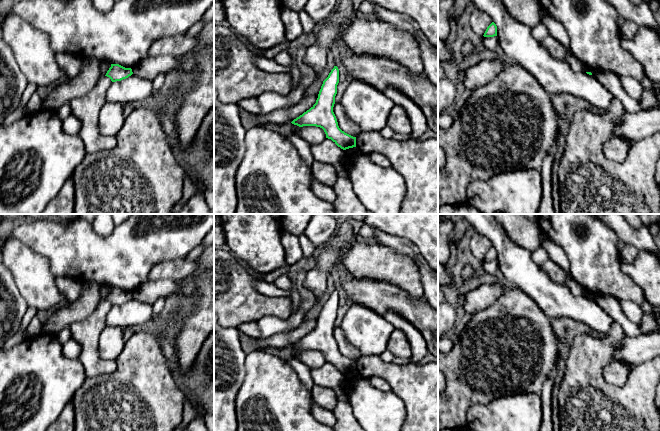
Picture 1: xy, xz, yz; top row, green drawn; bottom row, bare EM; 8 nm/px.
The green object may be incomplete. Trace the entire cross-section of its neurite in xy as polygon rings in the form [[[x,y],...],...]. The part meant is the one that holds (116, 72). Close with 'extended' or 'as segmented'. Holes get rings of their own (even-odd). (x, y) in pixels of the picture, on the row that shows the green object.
[[[111,64],[111,67],[107,71],[106,75],[112,82],[121,81],[128,78],[133,74],[131,68],[125,68],[119,64]]]; as segmented

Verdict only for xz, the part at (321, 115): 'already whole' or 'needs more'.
already whole

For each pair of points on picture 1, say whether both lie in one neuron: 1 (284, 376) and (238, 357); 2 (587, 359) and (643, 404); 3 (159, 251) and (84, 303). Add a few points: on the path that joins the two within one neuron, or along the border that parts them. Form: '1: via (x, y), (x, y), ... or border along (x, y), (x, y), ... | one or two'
1: border along (247, 354), (245, 359), (245, 377), (242, 382) | two
2: via (592, 376), (617, 401), (626, 404) | one
3: border along (84, 281), (96, 281), (101, 286) | two

